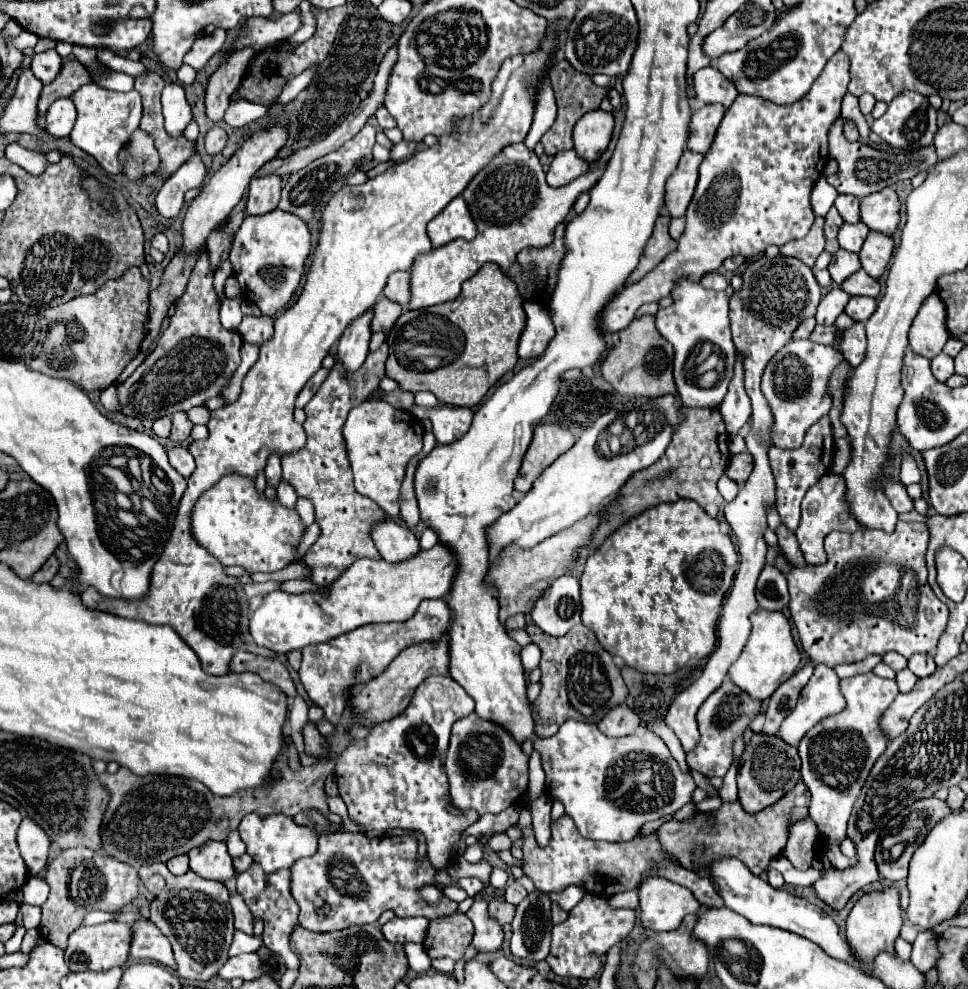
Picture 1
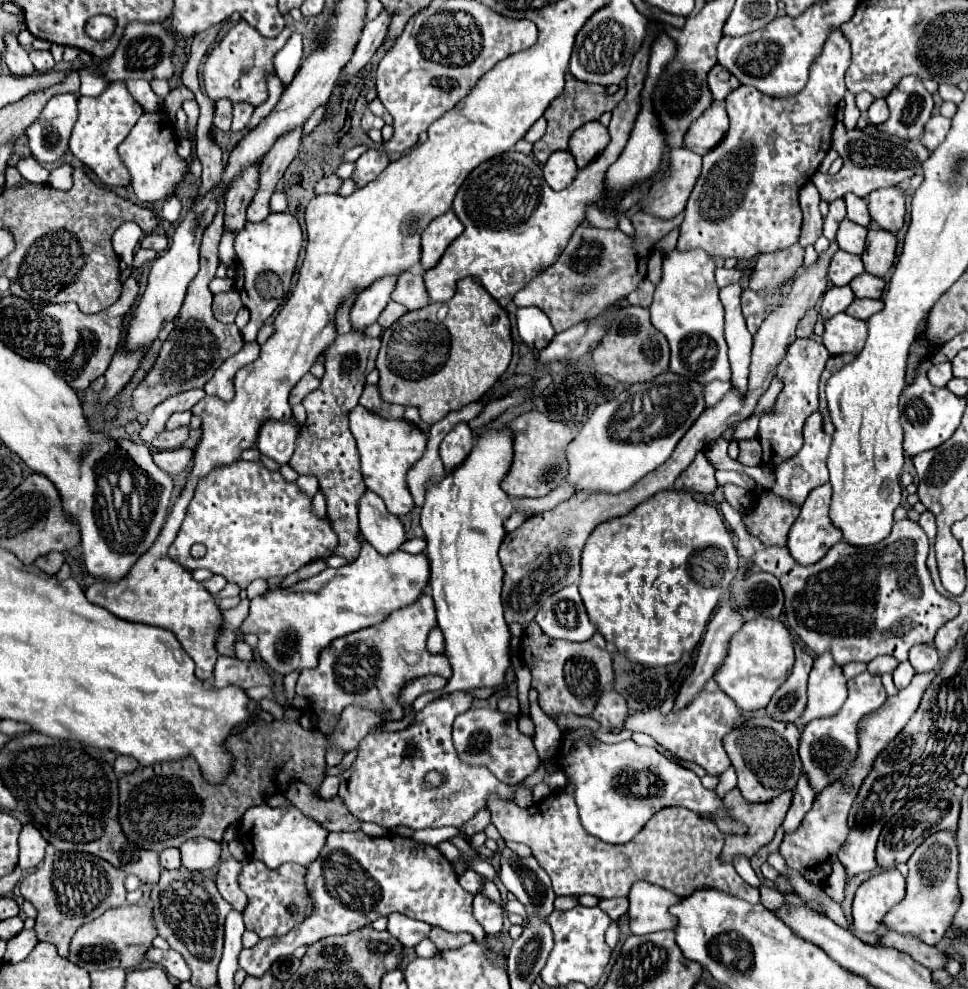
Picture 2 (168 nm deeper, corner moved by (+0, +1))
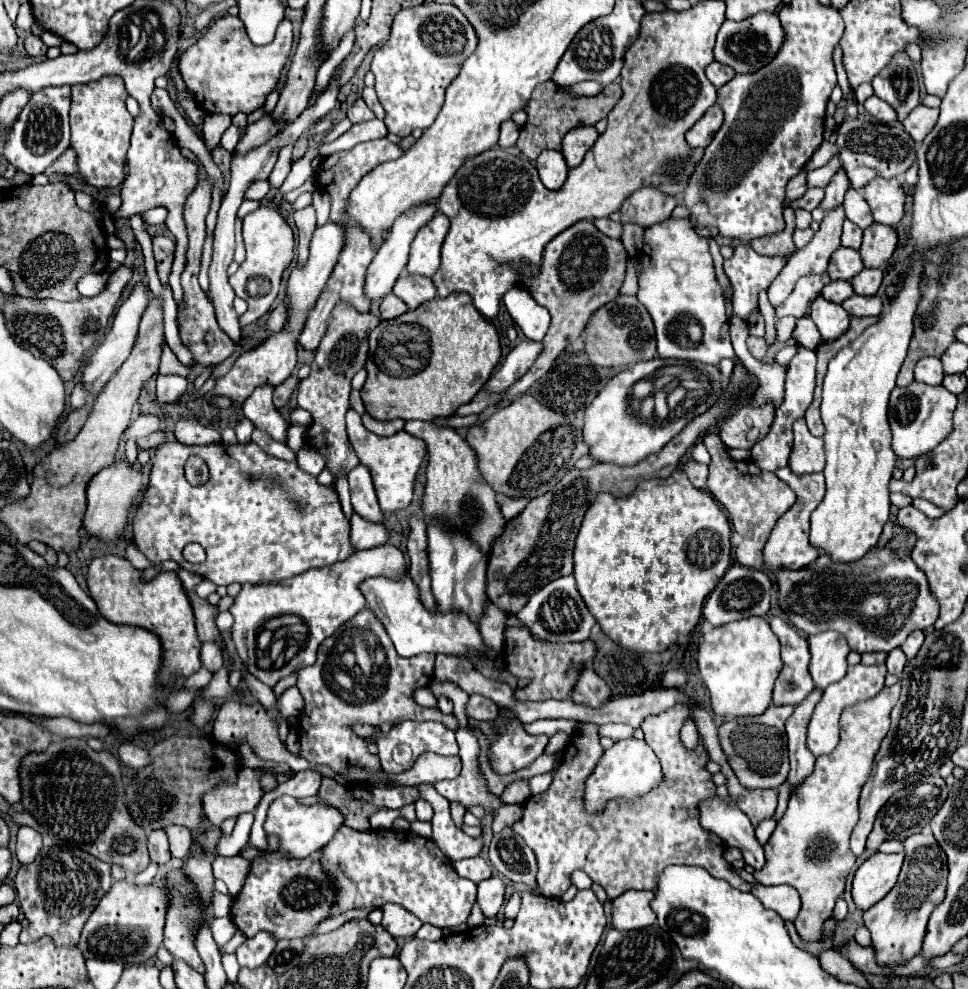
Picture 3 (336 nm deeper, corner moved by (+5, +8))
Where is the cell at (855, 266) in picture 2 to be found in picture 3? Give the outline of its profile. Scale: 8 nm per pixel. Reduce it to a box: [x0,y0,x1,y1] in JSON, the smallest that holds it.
[829,248,863,280]

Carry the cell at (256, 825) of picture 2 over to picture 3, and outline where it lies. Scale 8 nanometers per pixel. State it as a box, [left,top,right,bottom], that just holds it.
[265,796,345,858]

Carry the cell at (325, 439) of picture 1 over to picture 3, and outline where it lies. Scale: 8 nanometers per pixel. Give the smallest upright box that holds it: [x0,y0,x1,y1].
[297,302,379,476]

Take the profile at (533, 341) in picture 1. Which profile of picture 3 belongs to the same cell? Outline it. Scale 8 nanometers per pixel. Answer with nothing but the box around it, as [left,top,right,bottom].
[503,286,549,342]

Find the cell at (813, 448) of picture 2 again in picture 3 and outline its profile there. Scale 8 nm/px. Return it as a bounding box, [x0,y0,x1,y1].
[789,418,825,476]

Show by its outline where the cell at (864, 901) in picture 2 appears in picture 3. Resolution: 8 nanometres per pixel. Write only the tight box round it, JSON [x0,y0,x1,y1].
[853,852,903,910]

